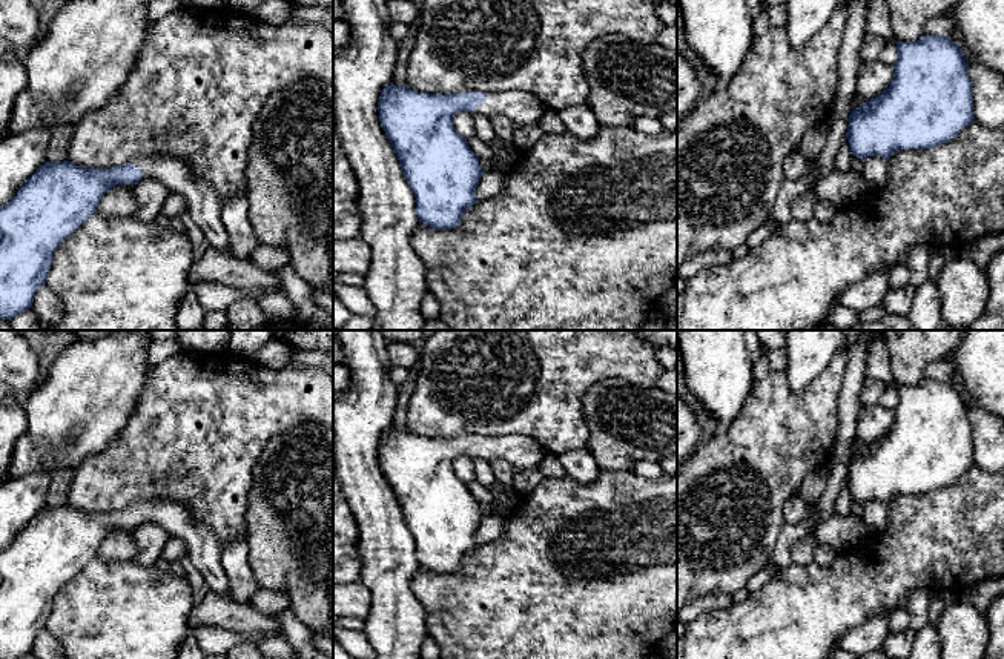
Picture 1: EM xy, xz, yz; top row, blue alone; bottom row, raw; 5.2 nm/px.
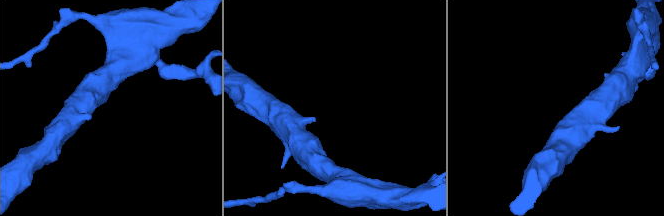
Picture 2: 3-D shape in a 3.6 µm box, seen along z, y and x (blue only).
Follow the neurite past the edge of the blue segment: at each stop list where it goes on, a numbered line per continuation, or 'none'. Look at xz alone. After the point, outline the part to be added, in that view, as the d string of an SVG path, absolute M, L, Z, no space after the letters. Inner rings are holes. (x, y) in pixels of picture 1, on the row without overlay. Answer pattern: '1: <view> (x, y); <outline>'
1: xz (522, 452); M525 435L488 436L487 447L477 450L474 458L485 461L505 459L516 470L534 469L550 453L548 449Z

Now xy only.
1: xy (204, 550); M157 499L135 502L132 507L143 515L143 524L157 524L169 536L184 541L190 562L203 575L210 591L229 596L229 581L221 564L221 545L207 525L197 524L181 502Z

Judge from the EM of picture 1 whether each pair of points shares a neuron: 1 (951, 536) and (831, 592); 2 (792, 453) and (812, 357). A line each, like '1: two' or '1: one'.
1: one
2: two

